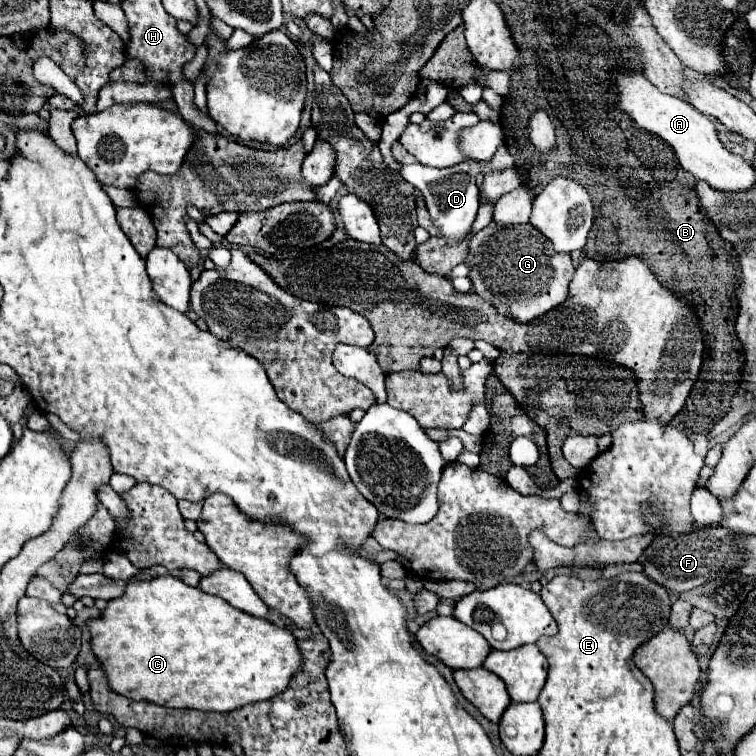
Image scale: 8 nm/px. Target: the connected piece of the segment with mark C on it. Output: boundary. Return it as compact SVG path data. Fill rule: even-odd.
M171 574L157 576L157 578L145 580L145 582L129 582L127 592L123 596L119 596L119 600L107 602L107 608L103 610L103 614L99 618L89 620L87 626L89 626L89 632L91 632L91 650L97 656L97 660L101 662L101 668L105 670L109 688L113 692L119 692L121 696L131 698L131 700L155 702L155 704L167 706L167 708L193 708L193 710L205 710L205 712L207 710L231 712L231 710L237 710L237 708L253 704L253 702L263 702L263 700L269 700L269 698L281 694L289 686L289 680L293 678L293 674L303 664L297 642L295 642L293 634L287 628L279 628L279 626L275 626L275 624L271 624L271 622L267 622L263 618L255 618L255 616L249 616L245 612L237 612L223 598L215 598L211 594L201 592L199 588L187 586L185 582L181 582L179 578L175 578Z

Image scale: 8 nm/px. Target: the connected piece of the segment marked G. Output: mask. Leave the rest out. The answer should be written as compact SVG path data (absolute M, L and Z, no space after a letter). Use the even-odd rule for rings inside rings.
M491 222L471 236L467 266L471 266L469 278L473 290L481 298L493 302L497 312L523 324L565 302L567 286L575 272L571 256L555 252L553 244L531 224L503 228Z

